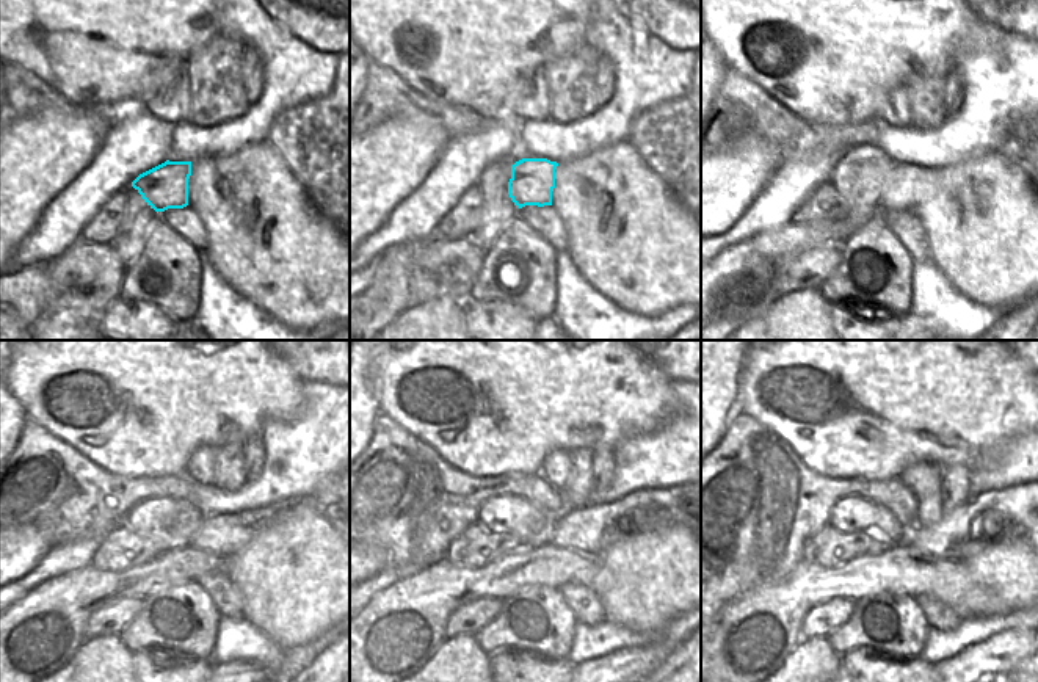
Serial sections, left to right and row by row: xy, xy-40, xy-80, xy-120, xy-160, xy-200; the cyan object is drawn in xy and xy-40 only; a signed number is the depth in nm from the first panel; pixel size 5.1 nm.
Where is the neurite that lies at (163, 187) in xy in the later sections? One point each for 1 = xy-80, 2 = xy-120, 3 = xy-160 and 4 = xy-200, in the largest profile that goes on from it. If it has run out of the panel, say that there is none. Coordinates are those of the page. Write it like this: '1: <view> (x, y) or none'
1: xy-80 (907, 185)
2: xy-120 (221, 535)
3: xy-160 (588, 530)
4: xy-200 (963, 532)

